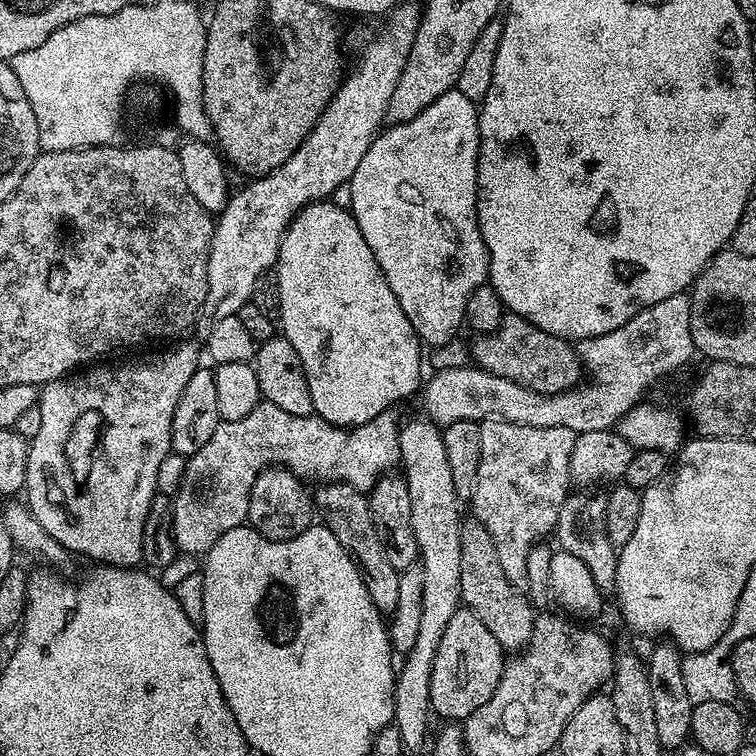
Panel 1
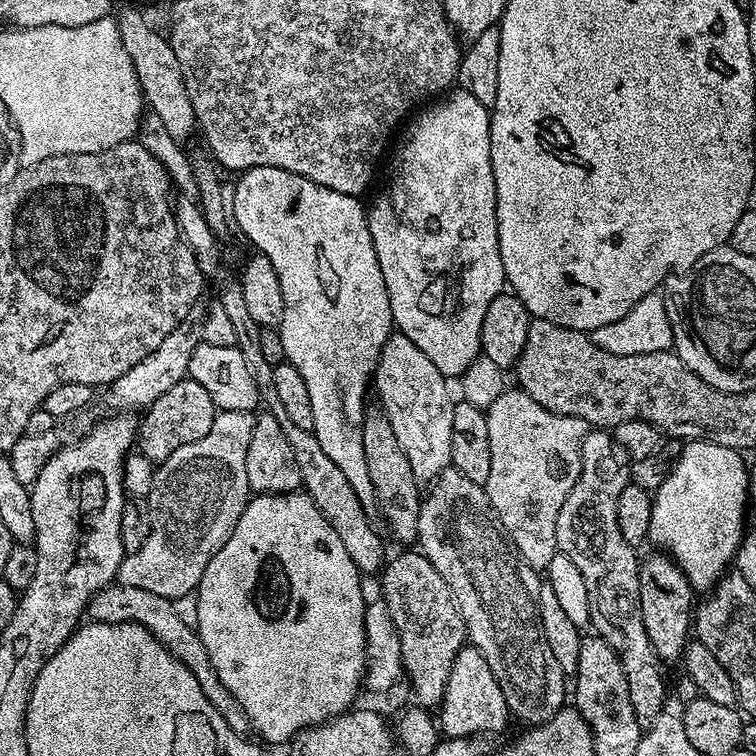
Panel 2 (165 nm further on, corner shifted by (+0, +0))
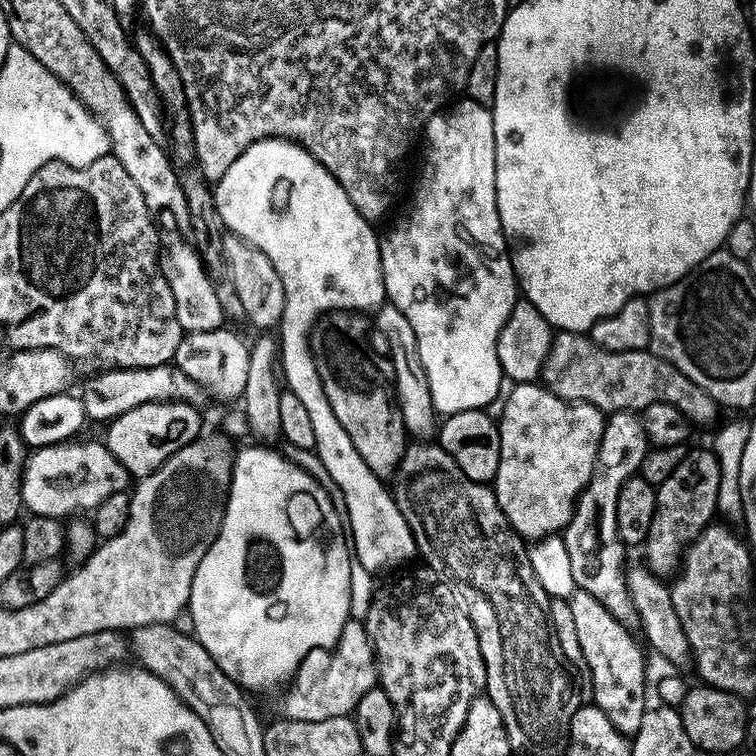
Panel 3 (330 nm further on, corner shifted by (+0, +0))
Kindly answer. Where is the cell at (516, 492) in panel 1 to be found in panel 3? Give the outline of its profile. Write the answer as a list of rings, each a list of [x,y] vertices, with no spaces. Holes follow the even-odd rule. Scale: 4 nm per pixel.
[[[543,383],[514,384],[510,396],[504,400],[505,409],[500,425],[500,457],[494,491],[502,514],[517,537],[528,542],[543,540],[546,536],[563,533],[570,522],[576,498],[590,482],[598,458],[598,446],[602,442],[605,413],[592,404],[574,404],[563,400],[544,387]]]

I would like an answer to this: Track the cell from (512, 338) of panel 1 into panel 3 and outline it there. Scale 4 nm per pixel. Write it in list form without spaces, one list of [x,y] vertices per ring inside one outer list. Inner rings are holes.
[[[557,331],[552,338],[550,354],[544,363],[542,373],[542,383],[544,387],[550,389],[555,396],[563,400],[571,400],[574,404],[592,404],[605,414],[613,412],[634,412],[643,413],[646,406],[654,406],[654,402],[666,402],[670,406],[678,406],[682,414],[691,420],[693,425],[717,423],[716,411],[718,405],[702,386],[690,382],[682,370],[678,370],[670,362],[666,362],[660,356],[654,355],[651,350],[643,352],[615,352],[606,350],[592,341],[591,335],[578,332]]]

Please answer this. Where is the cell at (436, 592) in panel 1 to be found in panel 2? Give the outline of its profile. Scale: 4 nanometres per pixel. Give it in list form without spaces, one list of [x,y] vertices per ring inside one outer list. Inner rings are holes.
[[[393,334],[389,336],[386,346],[382,346],[382,354],[374,373],[374,392],[380,395],[379,407],[388,417],[390,426],[394,426],[398,446],[402,446],[402,454],[406,454],[417,482],[437,480],[442,470],[449,468],[452,463],[450,438],[454,430],[454,396],[448,393],[447,382],[445,373],[440,372],[438,366],[434,366],[434,362],[418,346],[414,346],[414,342],[410,342],[408,335]]]

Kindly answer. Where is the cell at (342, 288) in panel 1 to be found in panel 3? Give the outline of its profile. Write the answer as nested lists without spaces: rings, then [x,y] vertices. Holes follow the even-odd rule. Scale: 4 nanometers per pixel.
[[[267,136],[251,144],[234,162],[230,162],[230,170],[222,174],[222,178],[214,184],[215,206],[221,216],[223,227],[231,235],[240,236],[248,244],[253,244],[270,262],[274,262],[274,270],[278,270],[278,278],[282,278],[282,290],[286,294],[286,306],[278,325],[278,343],[280,359],[278,364],[286,372],[287,391],[301,400],[308,411],[314,429],[315,452],[322,458],[322,466],[330,473],[330,478],[338,482],[342,489],[342,498],[346,498],[346,528],[350,533],[350,552],[355,563],[373,574],[384,572],[387,568],[396,568],[407,562],[411,556],[417,555],[416,539],[396,505],[396,497],[392,495],[389,485],[381,476],[374,474],[370,466],[354,450],[354,442],[350,442],[350,434],[342,430],[342,422],[334,415],[330,402],[326,398],[326,390],[322,390],[322,378],[318,378],[318,370],[314,366],[310,337],[317,320],[326,312],[347,310],[361,314],[375,313],[386,303],[384,294],[384,275],[380,261],[381,237],[376,236],[373,225],[350,202],[346,190],[310,154],[301,144],[292,140],[283,140],[277,136]]]

